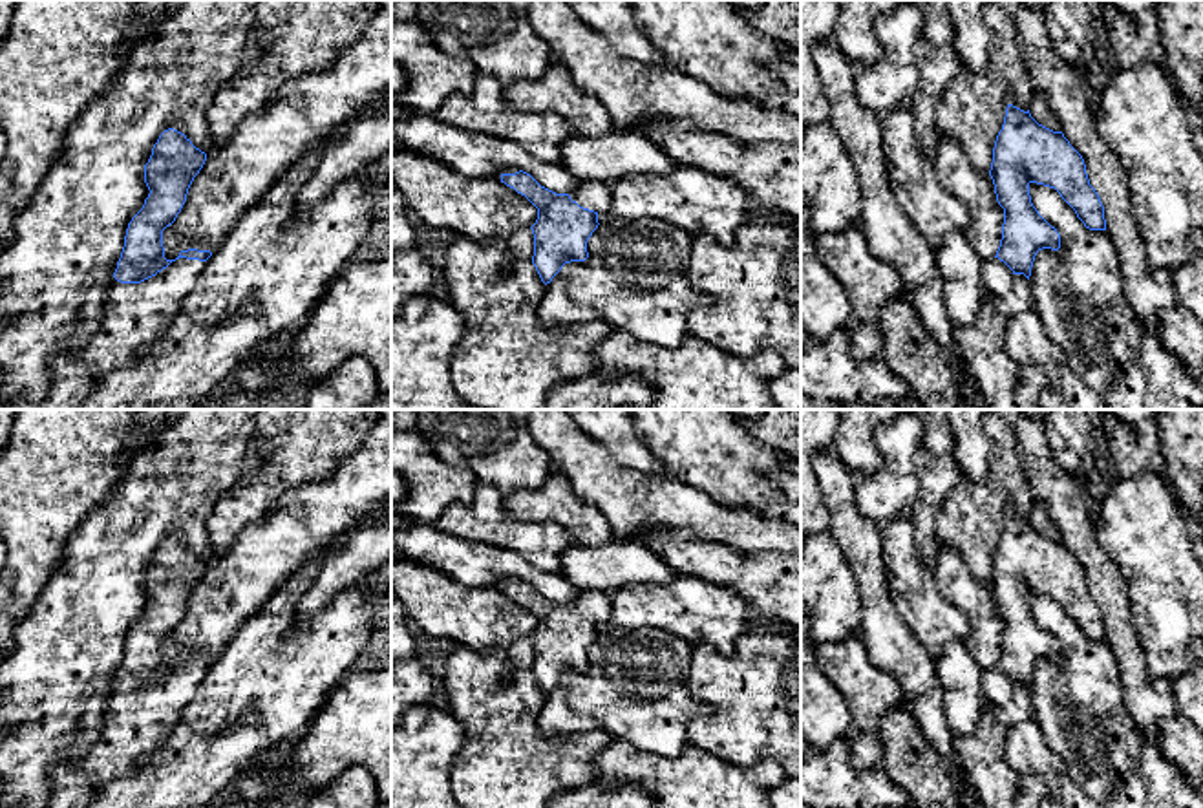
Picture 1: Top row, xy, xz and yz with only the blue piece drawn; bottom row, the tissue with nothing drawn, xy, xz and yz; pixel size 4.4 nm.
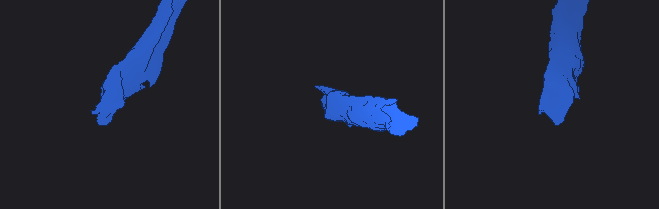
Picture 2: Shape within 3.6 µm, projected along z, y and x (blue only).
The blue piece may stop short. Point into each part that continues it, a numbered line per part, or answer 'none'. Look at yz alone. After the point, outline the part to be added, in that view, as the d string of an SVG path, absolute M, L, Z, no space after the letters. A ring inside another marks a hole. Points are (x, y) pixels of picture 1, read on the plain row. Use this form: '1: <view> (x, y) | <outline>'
1: yz (997, 686) | M998 667L982 671L980 684L982 684L985 706L1007 706L1011 702L1015 684Z

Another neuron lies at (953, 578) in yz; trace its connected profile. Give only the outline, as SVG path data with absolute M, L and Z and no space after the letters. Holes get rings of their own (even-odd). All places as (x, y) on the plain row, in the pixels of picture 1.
M945 543L940 545L934 576L940 592L969 618L965 645L974 662L982 671L995 667L1002 649L1004 618L996 611L991 585L978 583L960 552Z

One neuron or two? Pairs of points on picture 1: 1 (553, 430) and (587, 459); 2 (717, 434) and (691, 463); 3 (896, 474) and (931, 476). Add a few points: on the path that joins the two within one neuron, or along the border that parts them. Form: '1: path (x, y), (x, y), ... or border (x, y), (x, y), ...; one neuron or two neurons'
1: path (562, 439), (578, 456); one neuron
2: path (710, 441), (699, 456); one neuron
3: border (922, 446), (915, 456), (918, 499), (909, 516); two neurons

